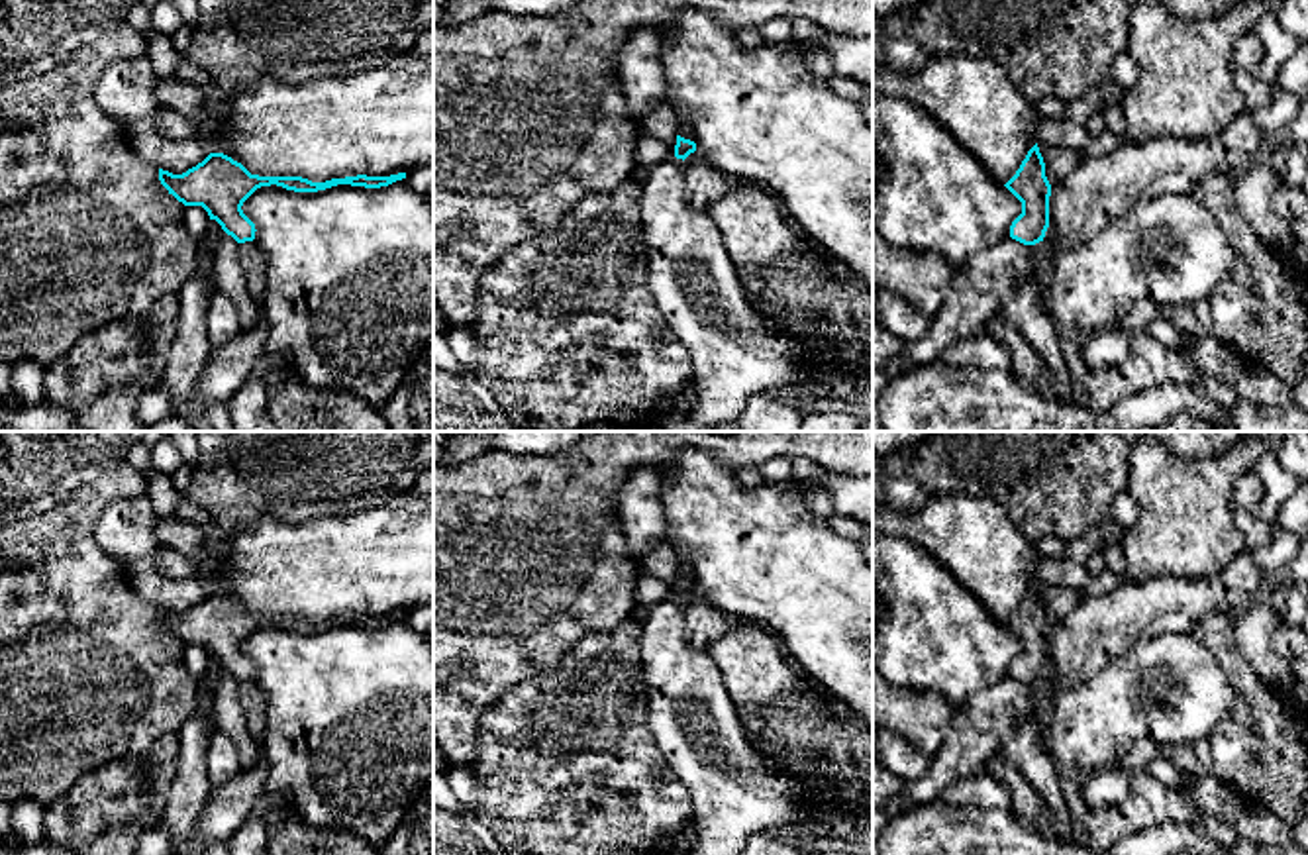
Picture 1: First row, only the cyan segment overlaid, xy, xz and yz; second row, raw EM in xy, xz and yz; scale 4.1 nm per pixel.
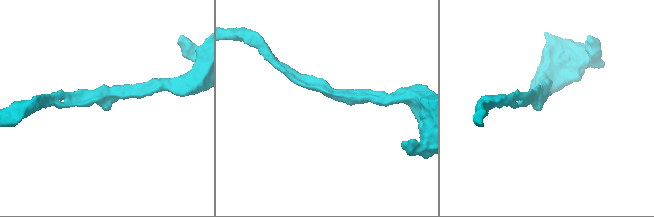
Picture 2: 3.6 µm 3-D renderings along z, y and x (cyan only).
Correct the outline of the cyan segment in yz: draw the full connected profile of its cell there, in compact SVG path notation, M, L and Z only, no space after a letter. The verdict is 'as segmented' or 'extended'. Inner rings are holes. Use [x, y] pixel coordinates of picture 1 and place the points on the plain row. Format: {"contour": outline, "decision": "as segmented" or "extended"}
{"contour": "M1037 582L1004 626L1022 641L1022 653L1012 661L1010 677L1024 684L1043 680L1049 667L1051 624Z", "decision": "as segmented"}

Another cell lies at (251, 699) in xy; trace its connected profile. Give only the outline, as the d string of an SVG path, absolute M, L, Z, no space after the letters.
M255 680L239 682L237 686L239 704L245 714L249 733L261 741L265 735L265 696Z

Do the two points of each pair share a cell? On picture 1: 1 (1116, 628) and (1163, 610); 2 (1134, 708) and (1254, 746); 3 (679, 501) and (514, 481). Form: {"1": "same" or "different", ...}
{"1": "same", "2": "different", "3": "different"}

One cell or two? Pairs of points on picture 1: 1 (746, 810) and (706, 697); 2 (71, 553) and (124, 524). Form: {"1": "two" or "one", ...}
{"1": "one", "2": "two"}

